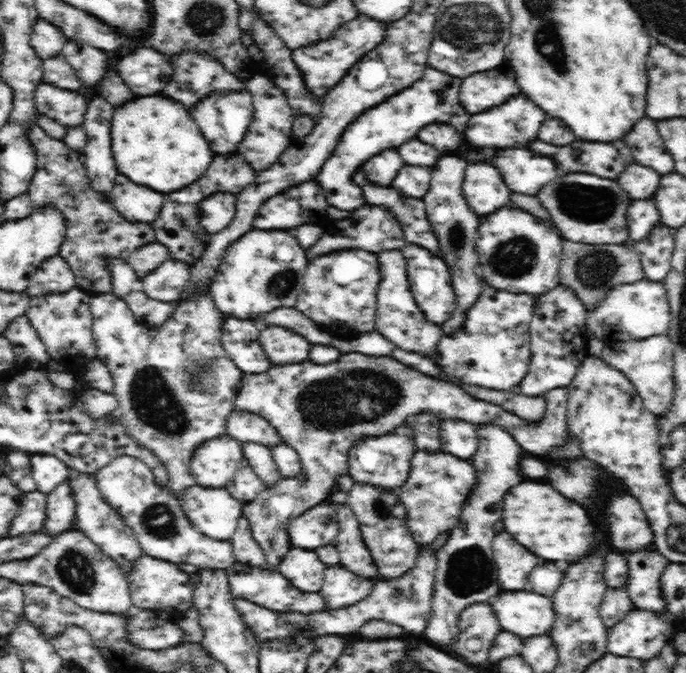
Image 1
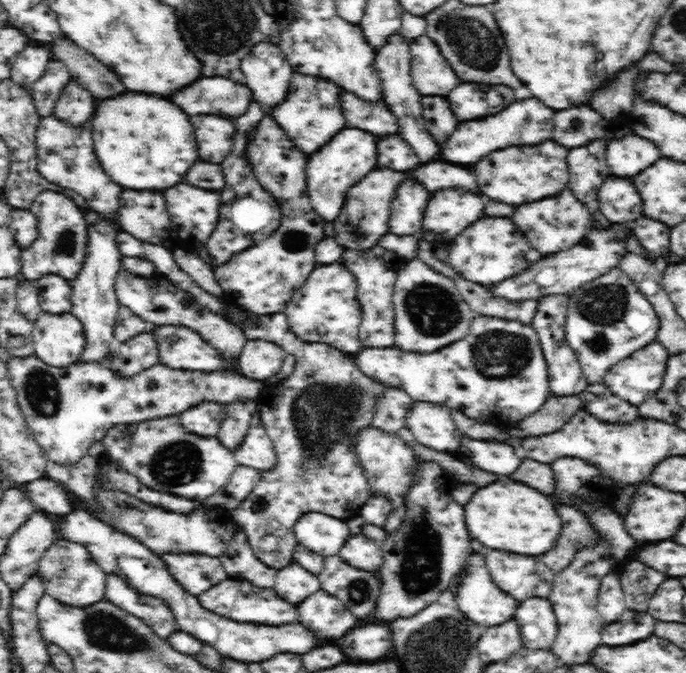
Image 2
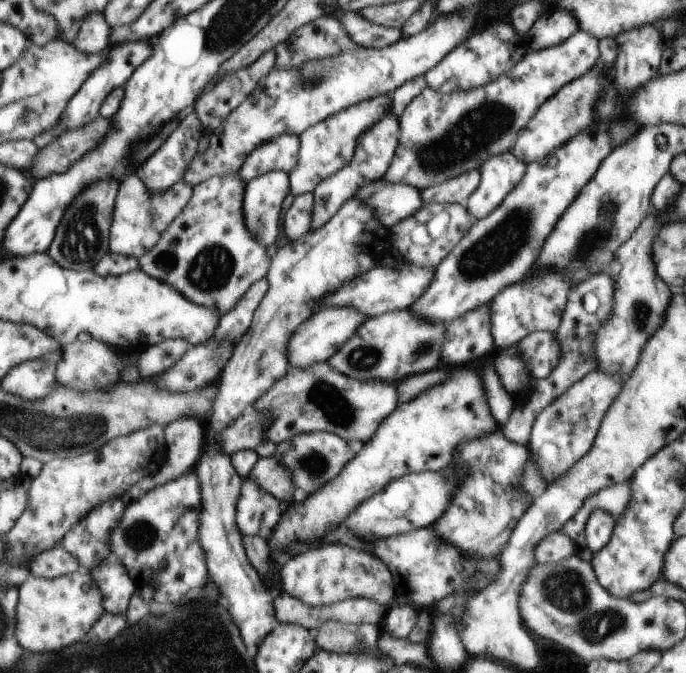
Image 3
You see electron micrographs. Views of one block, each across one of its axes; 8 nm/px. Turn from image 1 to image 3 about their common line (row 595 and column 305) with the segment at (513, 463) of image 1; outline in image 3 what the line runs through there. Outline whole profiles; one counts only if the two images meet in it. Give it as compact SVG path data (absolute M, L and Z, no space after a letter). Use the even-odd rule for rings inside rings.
M329 432L303 433L293 437L289 441L280 442L275 445L275 452L272 457L281 462L281 466L289 468L289 474L293 474L296 482L296 492L294 500L296 502L304 501L321 486L328 484L332 478L339 476L343 469L355 454L347 445L344 439L336 434Z

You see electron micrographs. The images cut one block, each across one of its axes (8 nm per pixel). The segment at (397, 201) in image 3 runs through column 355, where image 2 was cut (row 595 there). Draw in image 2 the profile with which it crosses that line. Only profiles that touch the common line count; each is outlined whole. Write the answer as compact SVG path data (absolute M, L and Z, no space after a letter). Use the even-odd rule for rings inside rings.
M167 552L161 558L169 573L192 595L200 596L228 578L219 558L181 552Z

